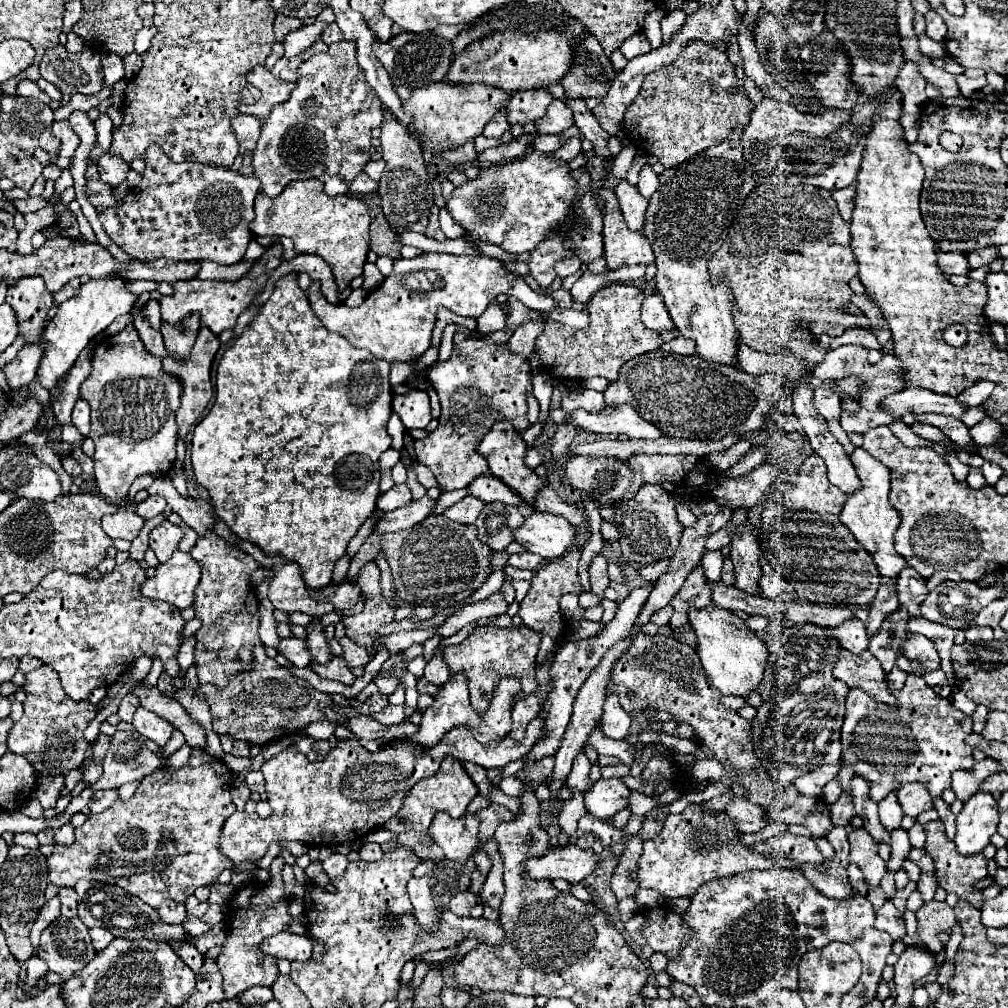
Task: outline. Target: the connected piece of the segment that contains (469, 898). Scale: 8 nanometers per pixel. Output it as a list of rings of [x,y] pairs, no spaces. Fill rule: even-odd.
[[[467,889],[467,891],[461,891],[461,893],[457,893],[457,895],[451,897],[449,909],[451,909],[455,915],[465,917],[465,915],[469,915],[471,907],[477,905],[477,899],[479,899],[479,897],[477,897],[475,893],[471,893],[469,889]]]

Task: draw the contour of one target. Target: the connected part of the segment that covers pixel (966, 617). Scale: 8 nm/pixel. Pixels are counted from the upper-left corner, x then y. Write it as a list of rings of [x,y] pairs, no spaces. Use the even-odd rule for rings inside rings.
[[[999,573],[999,581],[995,585],[989,587],[979,587],[977,583],[955,583],[955,581],[943,581],[941,585],[937,585],[933,591],[929,591],[929,595],[925,597],[925,601],[919,605],[921,613],[925,619],[933,621],[933,623],[941,623],[947,625],[951,629],[967,629],[969,623],[973,623],[973,619],[977,617],[977,613],[991,603],[993,599],[1001,597],[1005,593],[1005,579]],[[973,585],[975,585],[975,593],[973,593]]]

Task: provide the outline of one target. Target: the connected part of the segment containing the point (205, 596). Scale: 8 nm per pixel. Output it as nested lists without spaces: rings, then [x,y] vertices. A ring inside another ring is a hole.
[[[213,529],[197,539],[189,551],[199,563],[203,563],[203,575],[195,589],[195,617],[201,621],[201,629],[195,633],[195,667],[199,683],[211,683],[221,689],[231,677],[243,673],[253,665],[253,661],[243,663],[237,655],[241,649],[255,649],[263,645],[259,639],[259,599],[255,587],[251,585],[251,575],[259,567],[257,561],[235,549],[231,543],[221,539]]]

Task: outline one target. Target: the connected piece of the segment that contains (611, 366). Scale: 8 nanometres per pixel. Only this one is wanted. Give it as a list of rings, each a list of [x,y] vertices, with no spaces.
[[[611,283],[593,295],[591,325],[587,329],[573,329],[559,321],[547,321],[543,333],[535,341],[535,353],[539,355],[543,369],[555,377],[555,381],[577,385],[595,375],[615,381],[617,371],[627,359],[661,347],[661,333],[651,331],[641,323],[641,303],[643,291],[633,285]]]

